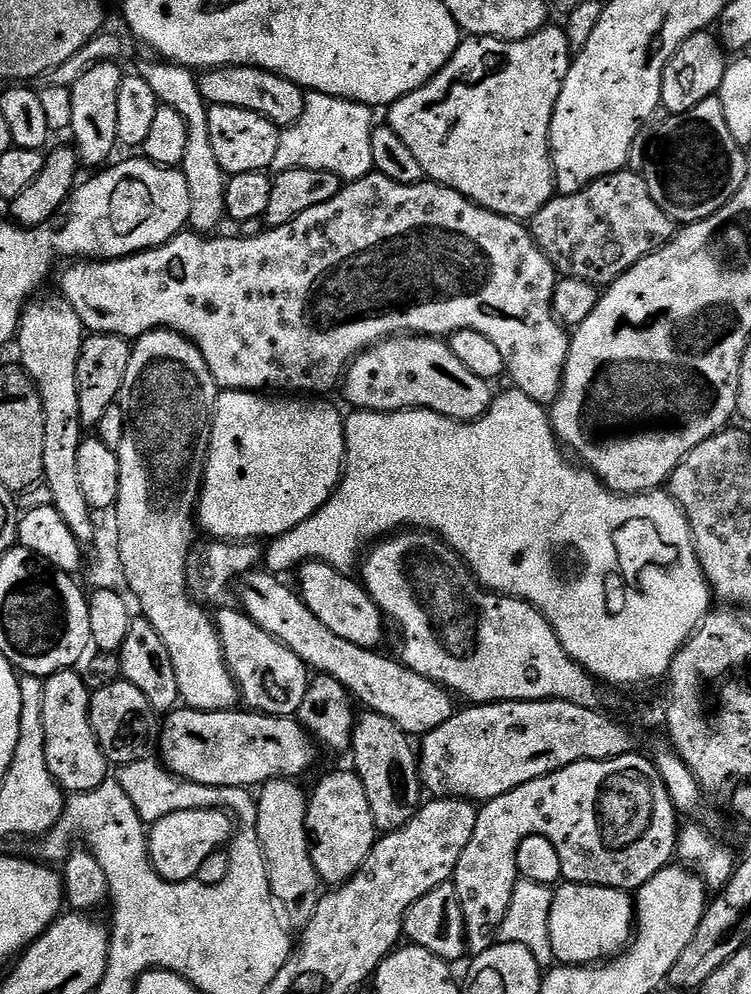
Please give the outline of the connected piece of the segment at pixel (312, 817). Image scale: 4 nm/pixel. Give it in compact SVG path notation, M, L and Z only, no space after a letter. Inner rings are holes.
M355 771L328 772L316 784L316 789L311 789L308 798L308 813L306 826L312 846L312 861L314 870L319 874L321 881L328 886L344 884L366 862L370 850L376 845L378 829L374 822L374 814L370 814L370 801L366 799L366 786L362 786L362 778L358 778Z

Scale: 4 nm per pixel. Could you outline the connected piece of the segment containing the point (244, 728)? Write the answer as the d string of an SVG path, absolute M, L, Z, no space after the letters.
M187 706L177 707L163 717L158 741L158 760L173 776L200 786L259 789L267 780L300 778L312 768L318 745L309 736L299 719L290 716L268 716L251 710L226 712L199 712Z

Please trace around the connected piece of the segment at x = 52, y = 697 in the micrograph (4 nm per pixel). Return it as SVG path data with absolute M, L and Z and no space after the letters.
M65 670L56 672L44 680L42 690L42 726L46 730L46 766L50 766L50 774L56 779L56 785L65 793L89 792L109 779L110 765L98 746L98 738L90 726L88 701L90 690L84 685L84 677L79 671Z

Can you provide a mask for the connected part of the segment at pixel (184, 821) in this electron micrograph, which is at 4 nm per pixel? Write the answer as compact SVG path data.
M215 808L182 810L162 818L151 825L146 836L146 851L156 867L156 875L164 882L183 882L191 880L198 874L198 866L210 858L210 854L221 851L234 835L234 820L227 812Z

